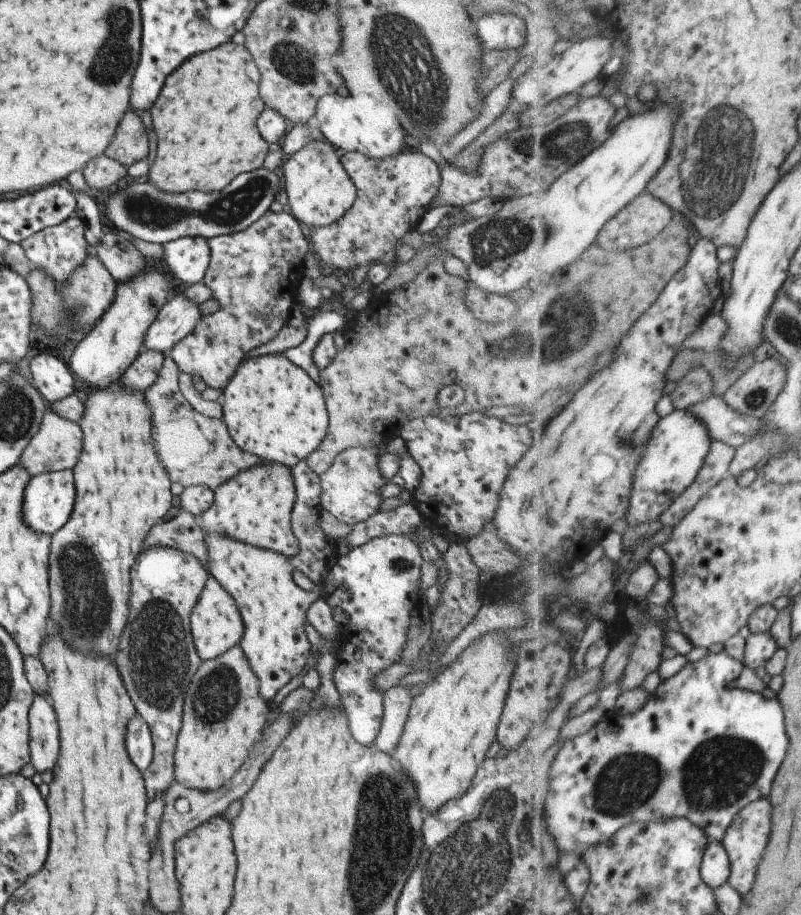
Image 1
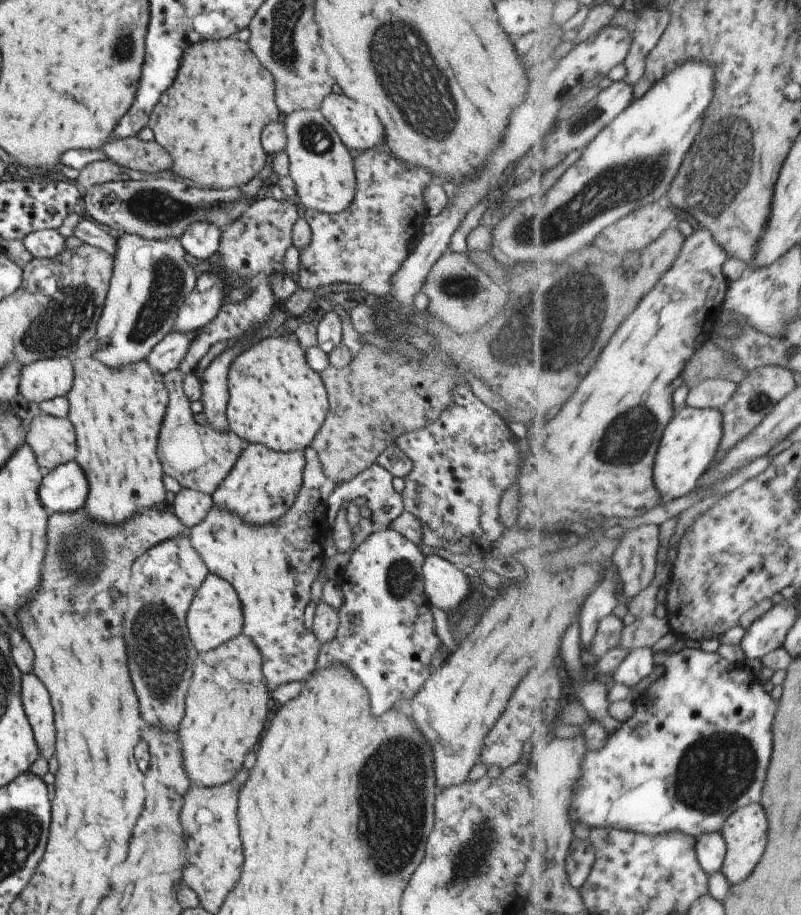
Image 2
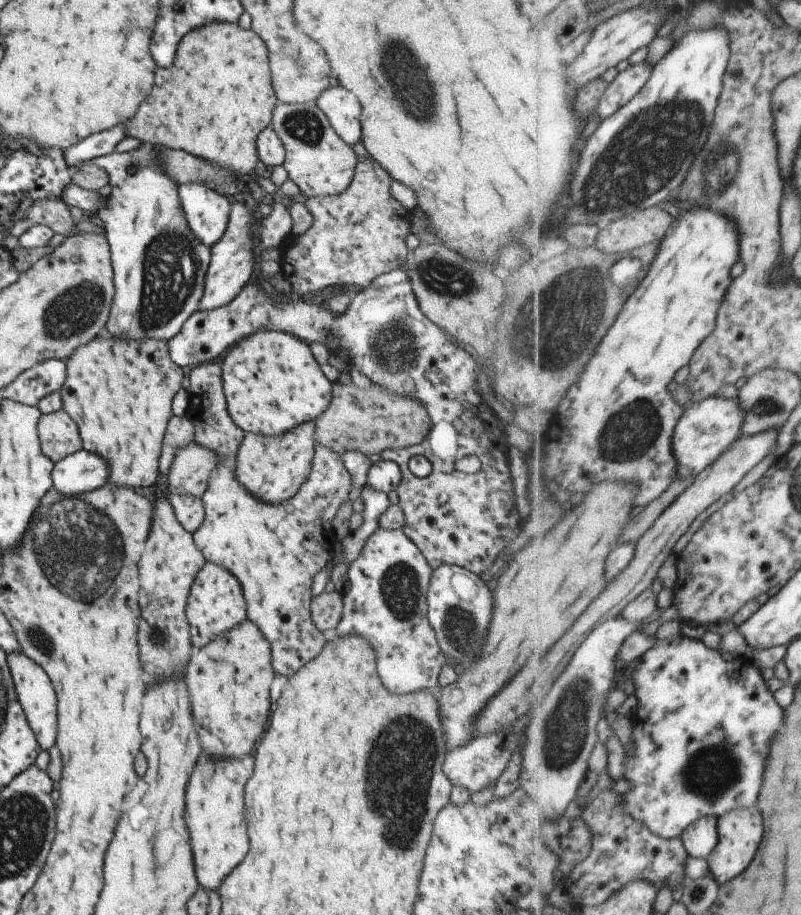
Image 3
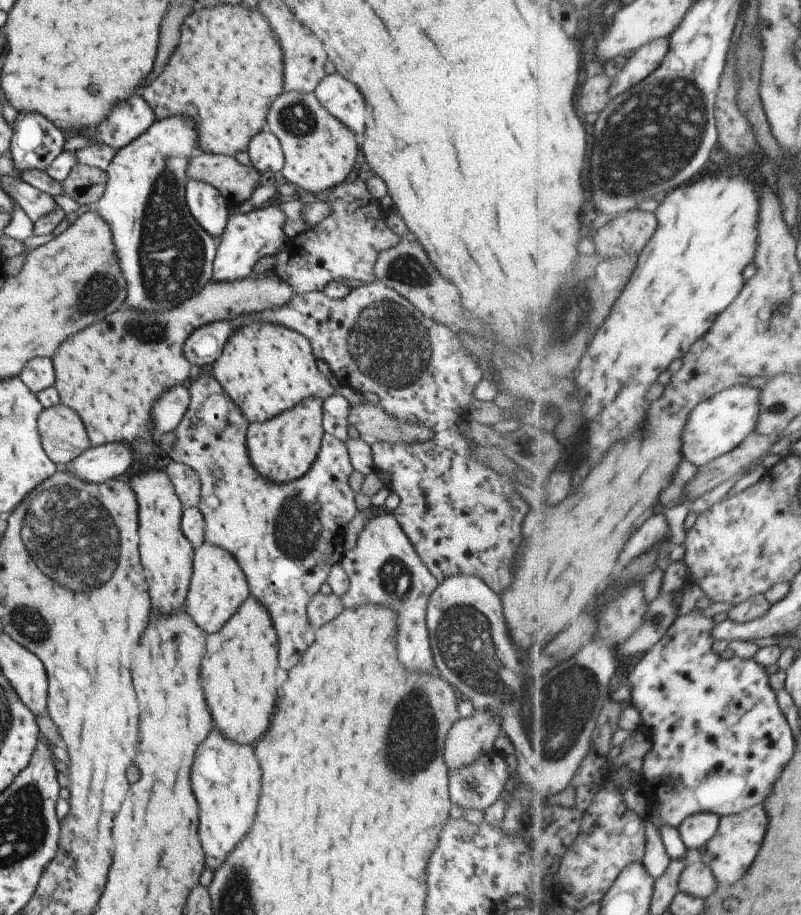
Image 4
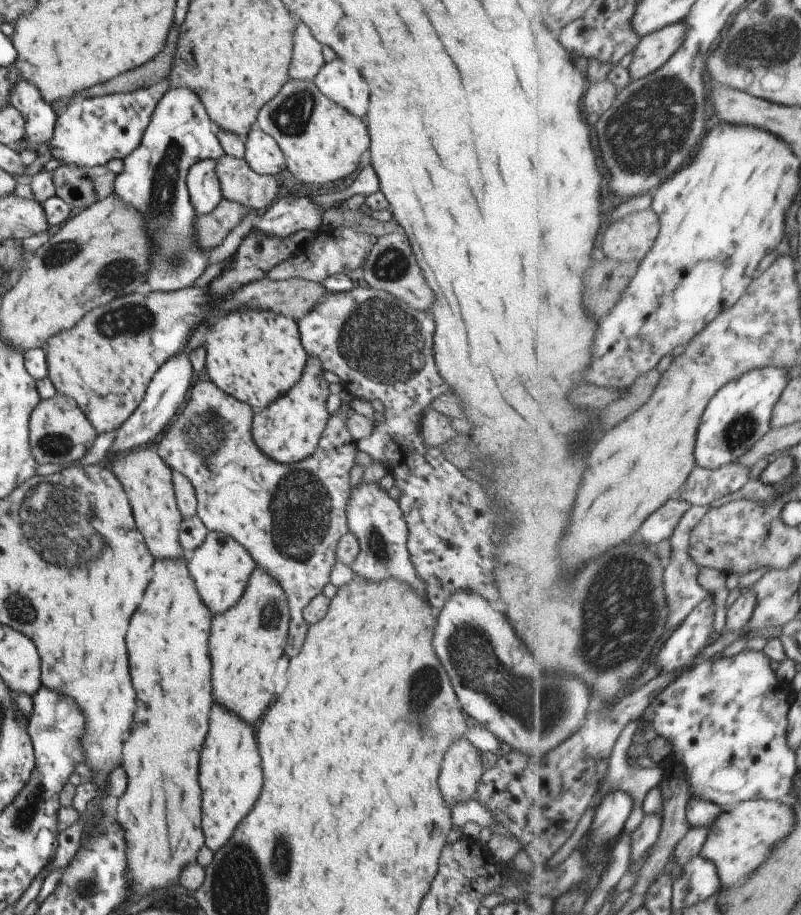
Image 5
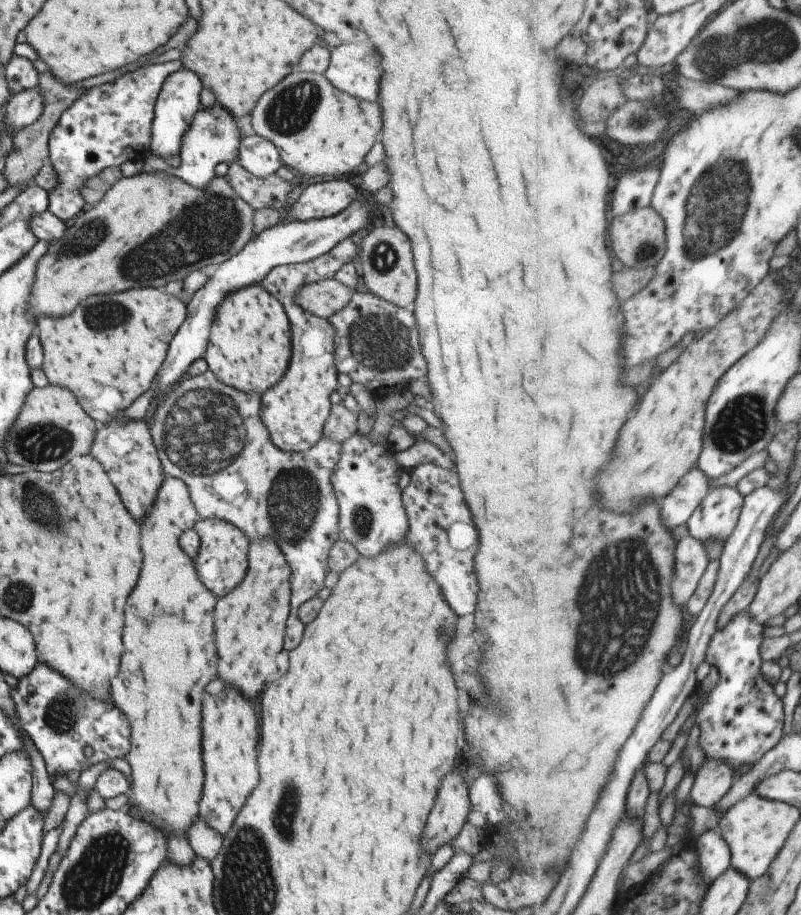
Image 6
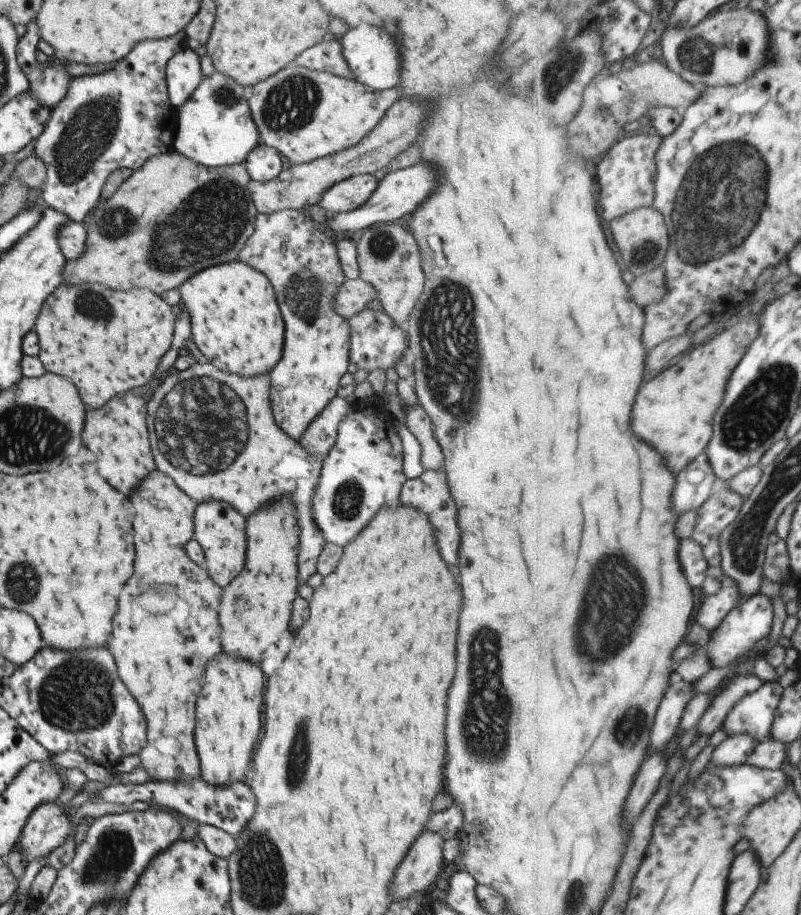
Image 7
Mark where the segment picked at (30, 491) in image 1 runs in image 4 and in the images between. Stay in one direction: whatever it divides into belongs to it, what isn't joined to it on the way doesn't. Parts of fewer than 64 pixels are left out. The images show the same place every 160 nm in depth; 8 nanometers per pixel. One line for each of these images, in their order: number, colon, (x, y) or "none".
2: (63, 489)
3: (80, 472)
4: (94, 465)

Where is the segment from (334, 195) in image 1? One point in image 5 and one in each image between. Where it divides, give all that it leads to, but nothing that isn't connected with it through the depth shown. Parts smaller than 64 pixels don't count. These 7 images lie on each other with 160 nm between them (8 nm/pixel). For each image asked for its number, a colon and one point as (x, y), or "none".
2: (322, 169)
3: (316, 160)
4: (318, 151)
5: (321, 143)

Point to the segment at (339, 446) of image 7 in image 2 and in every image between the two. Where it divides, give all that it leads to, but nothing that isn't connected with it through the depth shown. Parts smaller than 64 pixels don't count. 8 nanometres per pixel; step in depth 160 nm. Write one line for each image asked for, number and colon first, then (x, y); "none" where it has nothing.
2: (385, 637)
3: (385, 602)
4: (382, 568)
5: (376, 522)
6: (371, 515)

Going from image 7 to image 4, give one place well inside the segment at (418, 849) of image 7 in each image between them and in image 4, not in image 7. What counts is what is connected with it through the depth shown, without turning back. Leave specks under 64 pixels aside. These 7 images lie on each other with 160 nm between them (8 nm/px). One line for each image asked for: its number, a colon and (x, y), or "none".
4: (472, 737)
5: (460, 770)
6: (450, 811)

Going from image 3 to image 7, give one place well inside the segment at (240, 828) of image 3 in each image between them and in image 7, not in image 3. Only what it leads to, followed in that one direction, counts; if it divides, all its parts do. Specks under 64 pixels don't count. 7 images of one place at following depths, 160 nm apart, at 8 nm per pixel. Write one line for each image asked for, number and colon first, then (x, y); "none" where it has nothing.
4: (225, 777)
5: (230, 778)
6: (229, 732)
7: (227, 725)

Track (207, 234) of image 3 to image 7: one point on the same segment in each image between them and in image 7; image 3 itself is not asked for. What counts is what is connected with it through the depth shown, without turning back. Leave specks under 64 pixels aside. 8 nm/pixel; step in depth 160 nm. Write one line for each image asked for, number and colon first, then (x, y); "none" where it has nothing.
4: (210, 210)
5: (203, 189)
6: (212, 136)
7: (213, 126)

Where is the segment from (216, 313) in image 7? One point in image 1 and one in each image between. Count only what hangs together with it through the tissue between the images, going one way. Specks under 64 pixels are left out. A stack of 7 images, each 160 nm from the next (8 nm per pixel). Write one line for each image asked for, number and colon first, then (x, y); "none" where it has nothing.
1: (271, 408)
2: (274, 398)
3: (271, 382)
4: (264, 369)
5: (254, 356)
6: (248, 347)

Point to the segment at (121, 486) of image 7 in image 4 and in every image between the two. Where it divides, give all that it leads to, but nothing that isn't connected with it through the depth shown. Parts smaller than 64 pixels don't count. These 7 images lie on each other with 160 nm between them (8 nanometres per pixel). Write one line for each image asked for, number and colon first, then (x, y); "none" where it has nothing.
4: (166, 558)
5: (146, 481)
6: (124, 448)

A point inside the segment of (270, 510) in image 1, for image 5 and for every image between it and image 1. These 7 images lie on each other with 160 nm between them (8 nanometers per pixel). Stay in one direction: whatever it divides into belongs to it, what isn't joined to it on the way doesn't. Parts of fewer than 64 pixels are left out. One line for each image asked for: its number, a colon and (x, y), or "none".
2: (261, 485)
3: (271, 467)
4: (282, 449)
5: (287, 430)

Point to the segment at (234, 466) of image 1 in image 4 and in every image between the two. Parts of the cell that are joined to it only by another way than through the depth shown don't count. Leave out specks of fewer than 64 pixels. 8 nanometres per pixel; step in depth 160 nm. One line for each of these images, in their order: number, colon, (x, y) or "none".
2: (198, 457)
3: (188, 473)
4: (185, 483)

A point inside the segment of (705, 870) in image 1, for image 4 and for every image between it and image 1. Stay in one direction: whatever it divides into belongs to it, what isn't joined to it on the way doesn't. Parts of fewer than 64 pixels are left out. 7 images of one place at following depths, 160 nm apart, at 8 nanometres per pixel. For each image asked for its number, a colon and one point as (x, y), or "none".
2: (712, 850)
3: (701, 837)
4: (696, 830)

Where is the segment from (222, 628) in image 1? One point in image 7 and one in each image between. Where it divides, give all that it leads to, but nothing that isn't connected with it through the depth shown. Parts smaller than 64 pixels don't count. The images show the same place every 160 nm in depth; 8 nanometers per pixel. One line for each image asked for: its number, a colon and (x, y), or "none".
2: (214, 615)
3: (215, 603)
4: (216, 588)
5: (219, 567)
6: (220, 564)
7: (220, 530)

